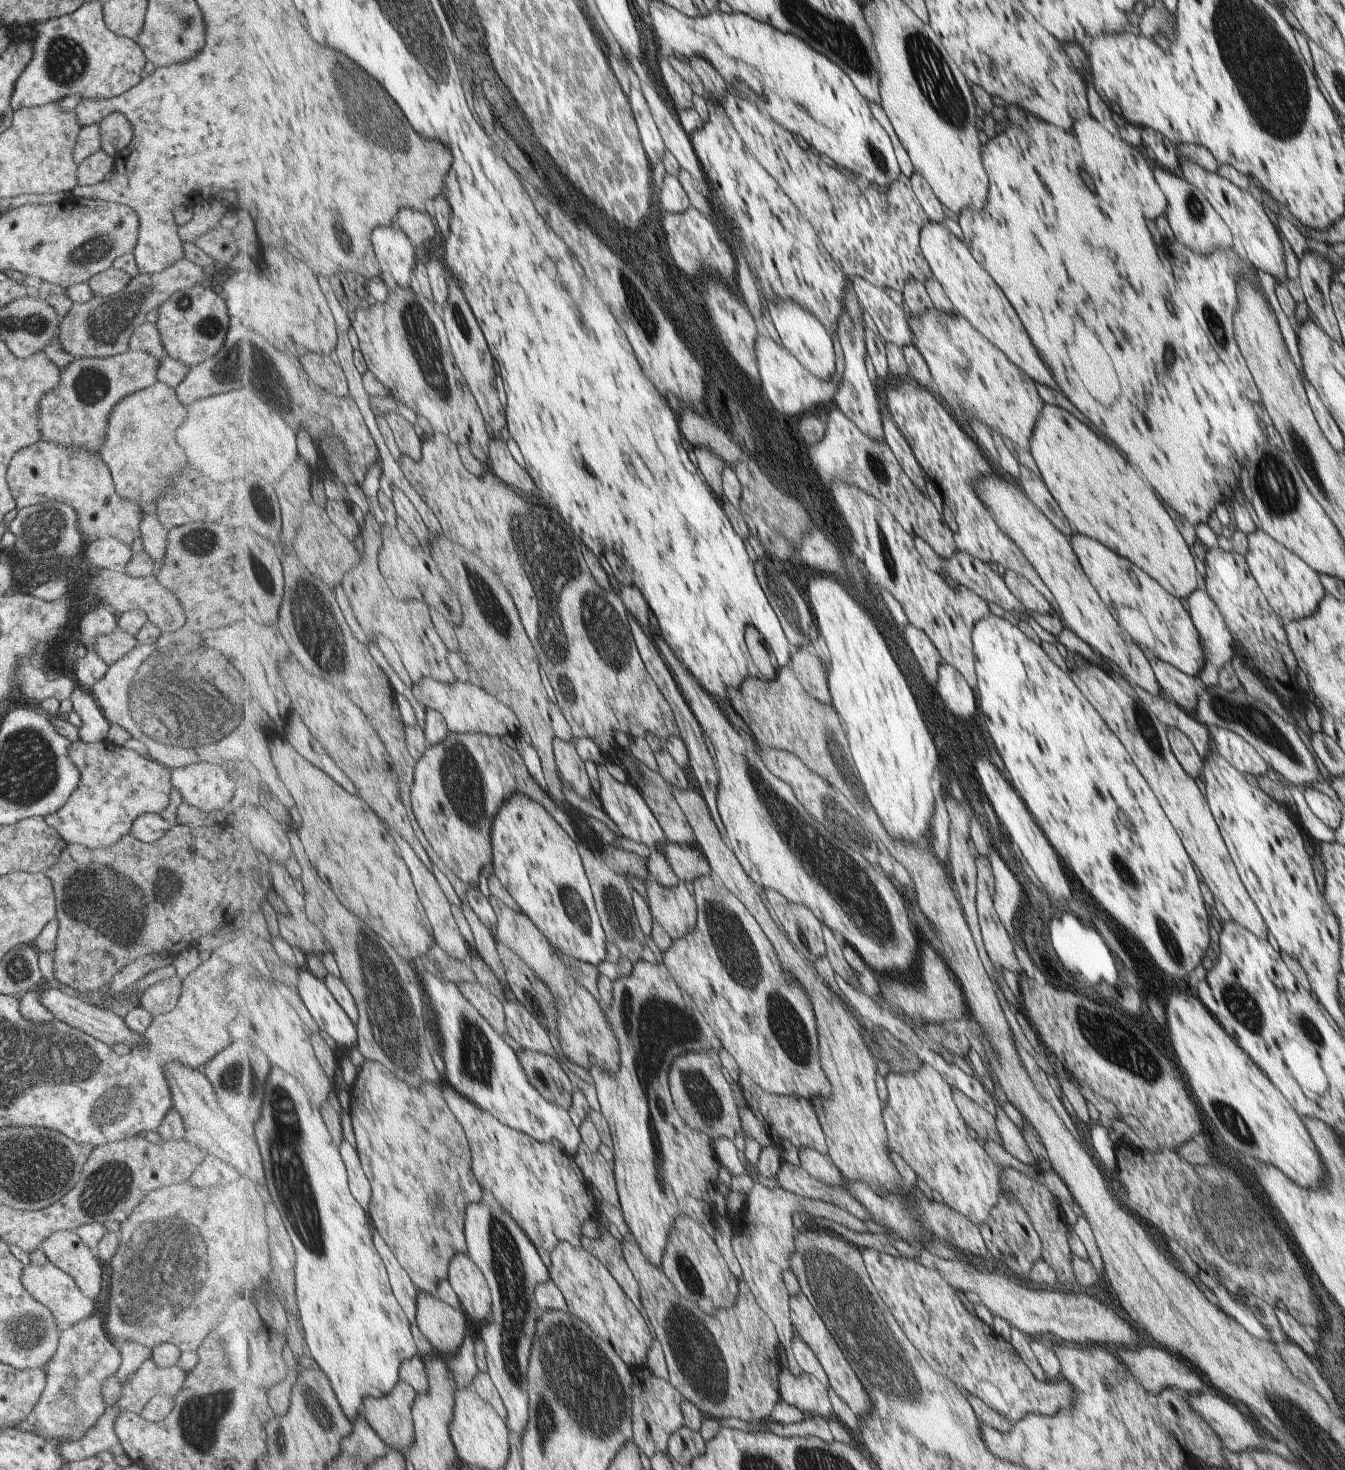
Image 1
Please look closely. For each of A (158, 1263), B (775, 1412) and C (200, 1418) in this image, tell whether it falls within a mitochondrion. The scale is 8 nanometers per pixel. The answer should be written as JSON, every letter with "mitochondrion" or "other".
{"A":"mitochondrion","B":"other","C":"mitochondrion"}

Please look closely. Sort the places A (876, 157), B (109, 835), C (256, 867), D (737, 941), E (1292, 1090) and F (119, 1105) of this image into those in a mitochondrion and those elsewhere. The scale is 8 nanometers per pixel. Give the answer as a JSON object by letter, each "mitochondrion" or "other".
{"A":"mitochondrion","B":"other","C":"other","D":"mitochondrion","E":"other","F":"mitochondrion"}

